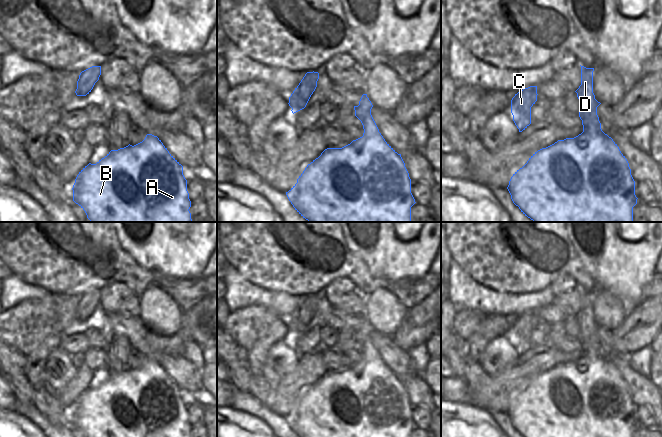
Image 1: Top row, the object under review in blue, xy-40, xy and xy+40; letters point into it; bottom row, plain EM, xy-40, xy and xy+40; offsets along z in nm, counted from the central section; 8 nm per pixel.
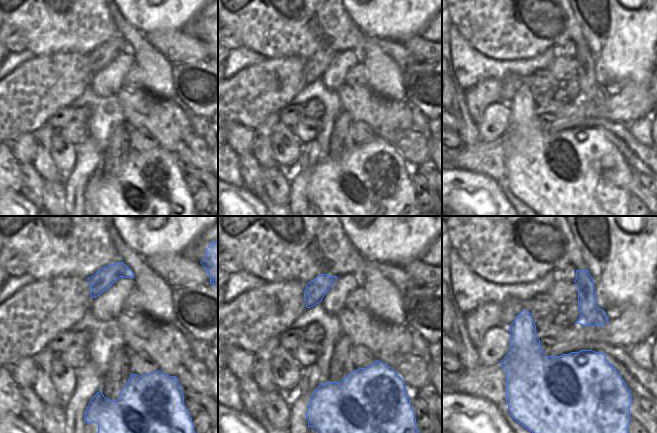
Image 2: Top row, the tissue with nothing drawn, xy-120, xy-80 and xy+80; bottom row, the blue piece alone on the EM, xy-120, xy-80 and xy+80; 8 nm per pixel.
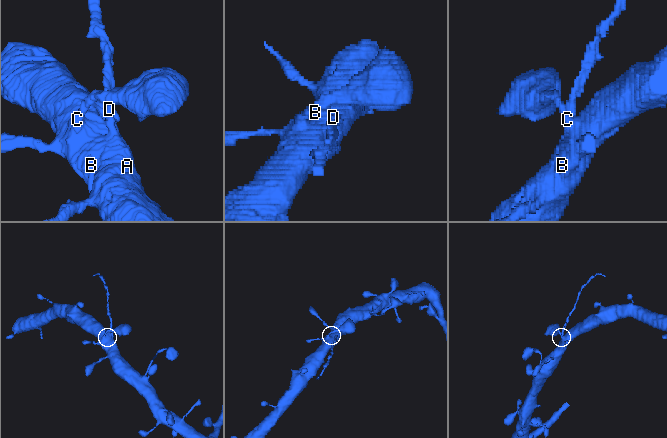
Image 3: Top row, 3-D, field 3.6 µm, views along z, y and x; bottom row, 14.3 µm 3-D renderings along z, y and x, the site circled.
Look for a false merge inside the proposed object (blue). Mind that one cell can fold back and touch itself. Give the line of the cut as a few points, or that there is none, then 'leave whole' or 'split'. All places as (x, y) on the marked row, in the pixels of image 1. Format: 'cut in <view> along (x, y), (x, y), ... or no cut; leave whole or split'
cut in xy+40 along (602, 131), (593, 135), (583, 132); split

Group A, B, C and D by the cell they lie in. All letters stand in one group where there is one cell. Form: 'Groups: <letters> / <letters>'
Groups: A B C / D.

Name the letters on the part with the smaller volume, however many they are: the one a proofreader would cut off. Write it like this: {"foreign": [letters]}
{"foreign": ["D"]}

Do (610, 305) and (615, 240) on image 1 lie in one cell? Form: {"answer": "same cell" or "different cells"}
{"answer": "different cells"}

